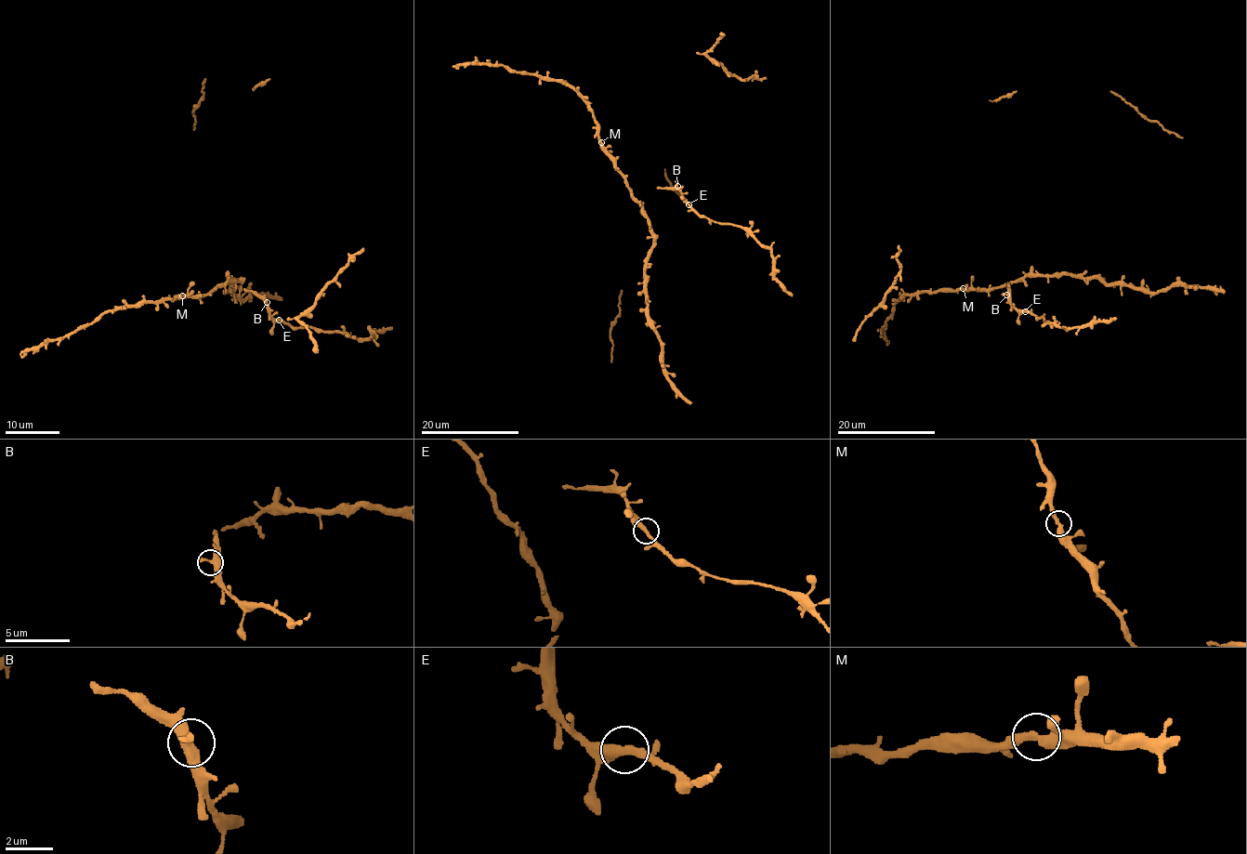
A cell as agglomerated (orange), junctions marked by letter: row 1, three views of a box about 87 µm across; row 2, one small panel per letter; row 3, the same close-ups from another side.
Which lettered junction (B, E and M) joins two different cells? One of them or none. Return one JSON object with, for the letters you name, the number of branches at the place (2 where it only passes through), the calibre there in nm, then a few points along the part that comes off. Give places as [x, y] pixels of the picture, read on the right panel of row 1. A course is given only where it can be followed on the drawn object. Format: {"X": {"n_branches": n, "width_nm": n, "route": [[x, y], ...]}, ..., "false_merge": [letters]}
{"false_merge": []}

